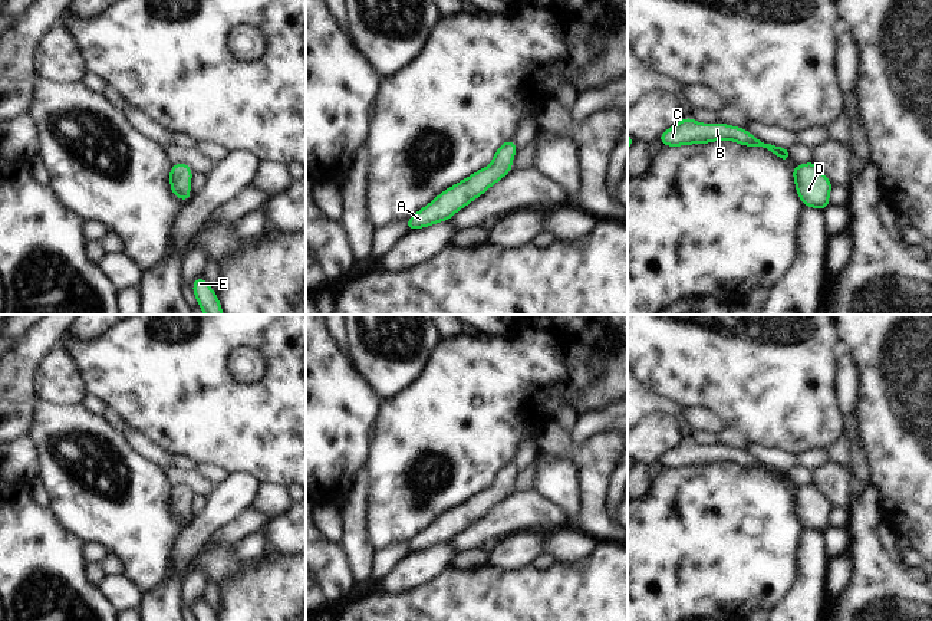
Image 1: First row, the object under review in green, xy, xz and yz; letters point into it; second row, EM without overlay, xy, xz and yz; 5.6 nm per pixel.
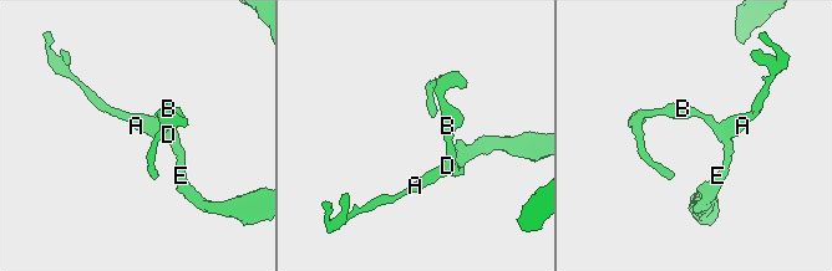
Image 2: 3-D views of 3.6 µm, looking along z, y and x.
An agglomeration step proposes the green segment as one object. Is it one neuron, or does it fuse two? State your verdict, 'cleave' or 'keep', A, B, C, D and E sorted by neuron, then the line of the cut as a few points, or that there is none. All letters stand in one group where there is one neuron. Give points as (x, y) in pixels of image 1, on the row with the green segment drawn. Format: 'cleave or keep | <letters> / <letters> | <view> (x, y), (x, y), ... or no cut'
keep | A B C D E | no cut

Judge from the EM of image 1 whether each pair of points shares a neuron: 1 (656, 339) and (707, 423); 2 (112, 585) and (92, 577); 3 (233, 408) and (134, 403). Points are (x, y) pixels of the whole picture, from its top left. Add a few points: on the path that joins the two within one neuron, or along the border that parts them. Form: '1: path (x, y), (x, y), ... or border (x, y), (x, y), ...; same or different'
1: border (685, 407), (707, 407), (725, 426); different
2: border (105, 577), (96, 585); different
3: path (208, 408), (197, 408), (188, 403), (158, 403); same

